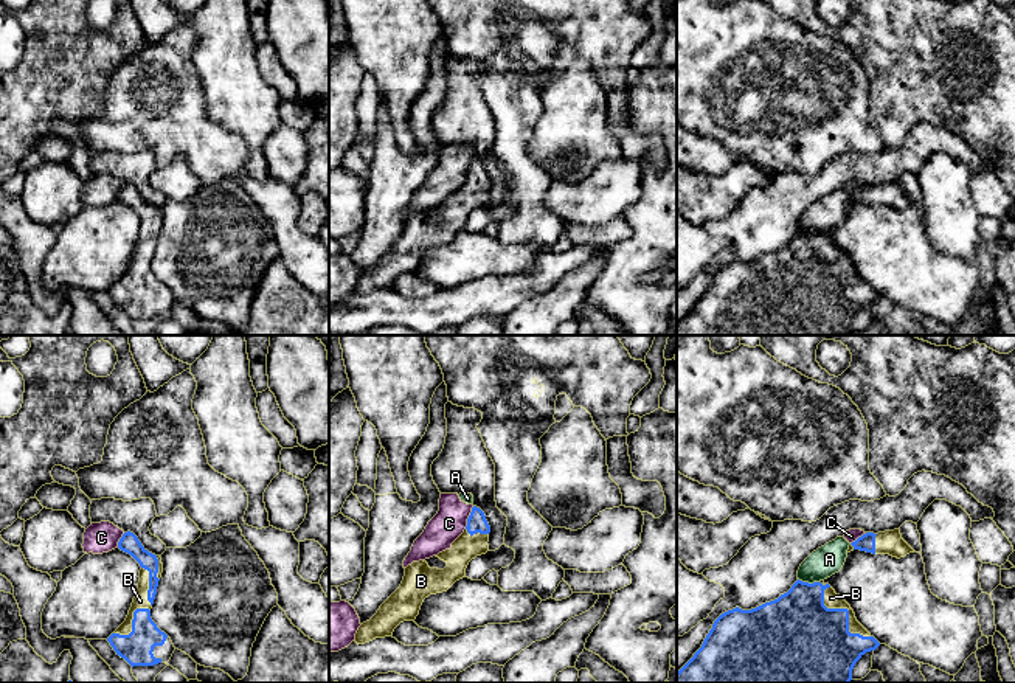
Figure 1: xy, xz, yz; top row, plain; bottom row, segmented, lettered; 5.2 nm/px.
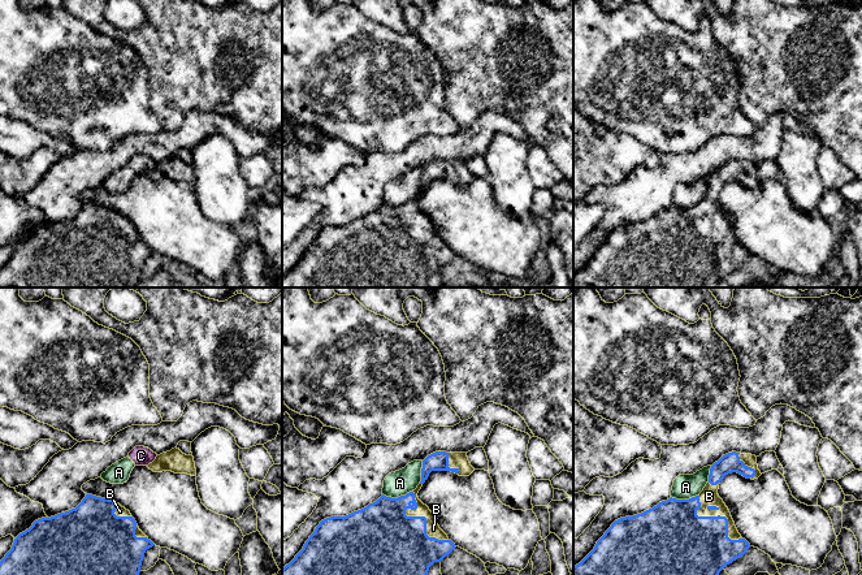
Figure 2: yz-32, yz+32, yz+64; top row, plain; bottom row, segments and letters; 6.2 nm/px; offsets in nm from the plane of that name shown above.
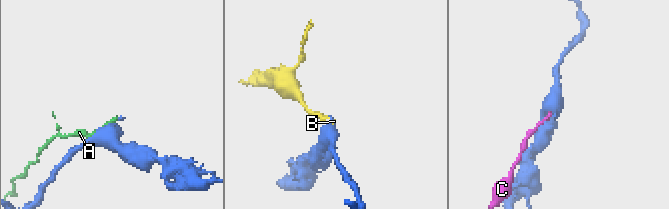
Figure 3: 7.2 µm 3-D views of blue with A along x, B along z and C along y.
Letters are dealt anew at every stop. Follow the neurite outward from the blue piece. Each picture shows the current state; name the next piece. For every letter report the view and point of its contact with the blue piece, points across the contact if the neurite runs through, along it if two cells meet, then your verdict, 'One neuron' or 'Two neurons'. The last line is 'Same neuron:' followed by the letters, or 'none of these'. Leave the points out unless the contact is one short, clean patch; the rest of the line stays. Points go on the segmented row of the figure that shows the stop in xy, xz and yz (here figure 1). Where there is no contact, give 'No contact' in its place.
A: Touches blue at yz (807, 582). Two neurons
B: Touches blue at yz (846, 609). One neuron
C: Touches blue at xz (469, 517). Boundary: xz (474, 506), (464, 528). Two neurons
Same neuron: B

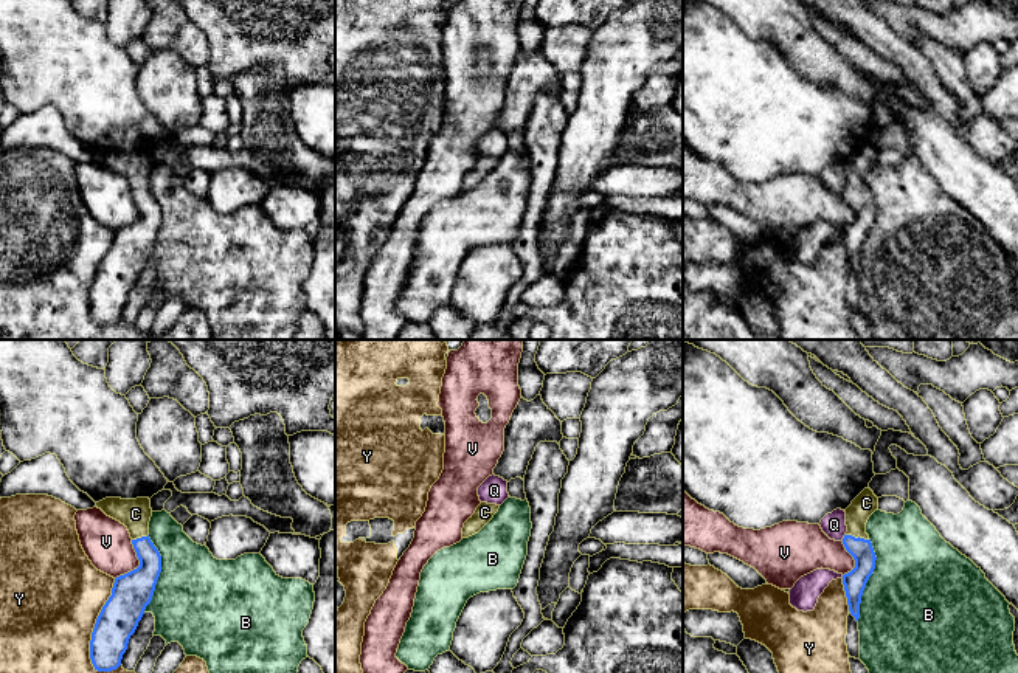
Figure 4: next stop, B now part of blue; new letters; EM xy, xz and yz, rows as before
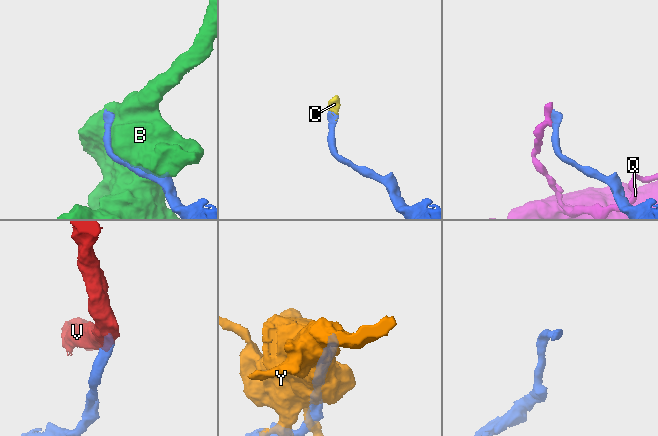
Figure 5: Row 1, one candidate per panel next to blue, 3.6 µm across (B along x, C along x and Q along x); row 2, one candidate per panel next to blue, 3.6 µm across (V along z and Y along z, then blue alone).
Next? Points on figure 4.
B: Touches blue at yz (868, 579). Two neurons
C: Touches blue at yz (858, 537). Path across: yz (862, 549), (858, 537), (858, 512), (866, 503). One neuron
Q: Touches blue at yz (844, 537). Boundary: yz (844, 534), (841, 538). Two neurons
V: Touches blue at xy (140, 565). Boundary: xy (132, 540), (138, 565), (115, 579). Two neurons
Y: Touches blue at xy (95, 625). Two neurons
Same neuron: C

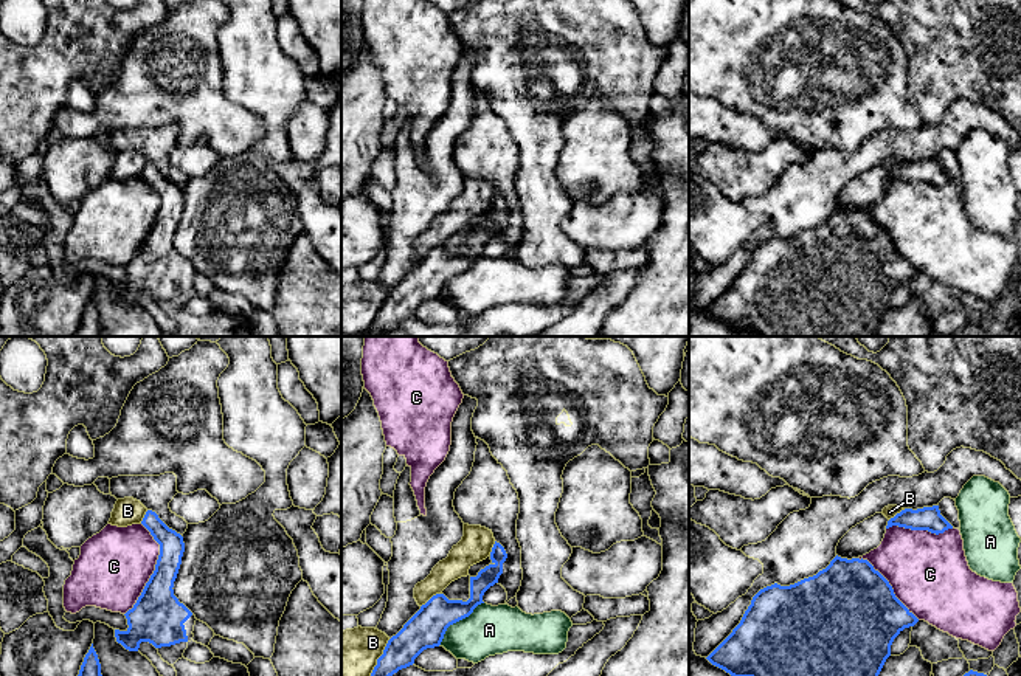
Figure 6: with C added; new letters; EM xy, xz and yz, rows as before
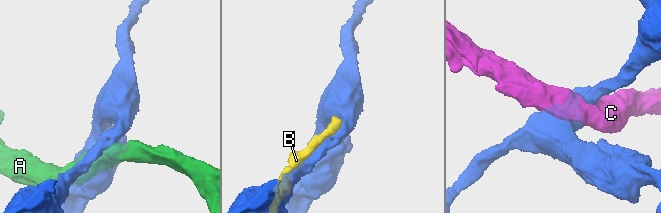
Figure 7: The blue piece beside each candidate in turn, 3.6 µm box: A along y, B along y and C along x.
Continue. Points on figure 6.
A: Touches blue at xz (456, 620). Boundary: xz (483, 602), (467, 616), (453, 622), (439, 644). Two neurons
B: Touches blue at xz (379, 658). Two neurons
C: Touches blue at xy (155, 569). Two neurons
Same neuron: none of these

